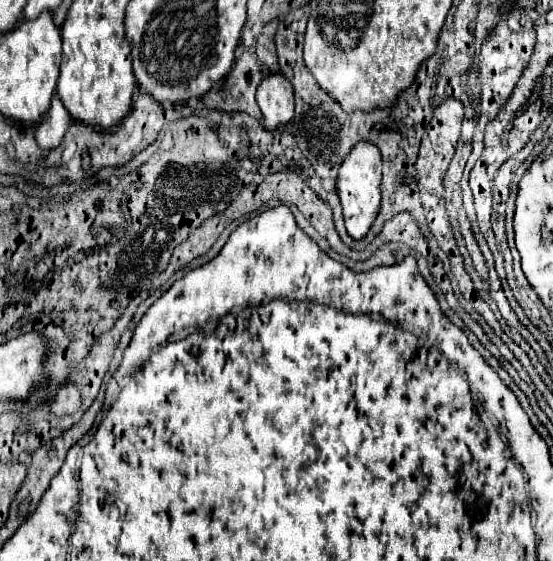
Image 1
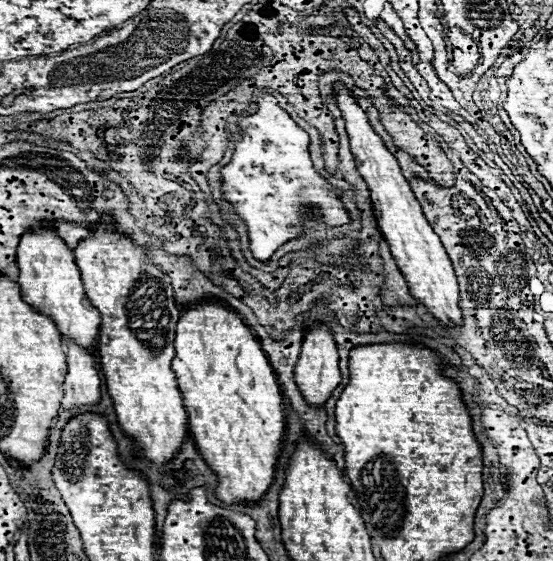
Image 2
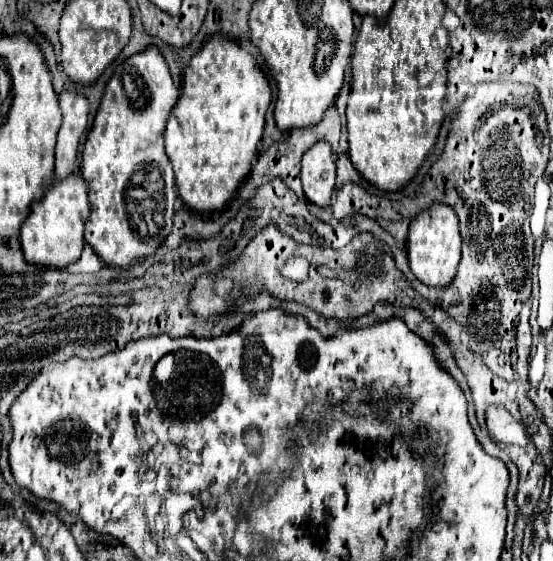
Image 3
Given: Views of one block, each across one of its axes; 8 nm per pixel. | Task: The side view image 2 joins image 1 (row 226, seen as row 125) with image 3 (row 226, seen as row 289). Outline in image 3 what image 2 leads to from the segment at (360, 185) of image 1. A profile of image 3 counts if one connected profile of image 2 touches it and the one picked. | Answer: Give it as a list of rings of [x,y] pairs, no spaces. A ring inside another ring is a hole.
[[[432,204],[430,208],[422,210],[408,228],[408,262],[412,274],[426,286],[448,286],[452,278],[456,276],[456,268],[460,262],[460,232],[458,232],[458,220],[456,212],[448,208],[446,204]]]

